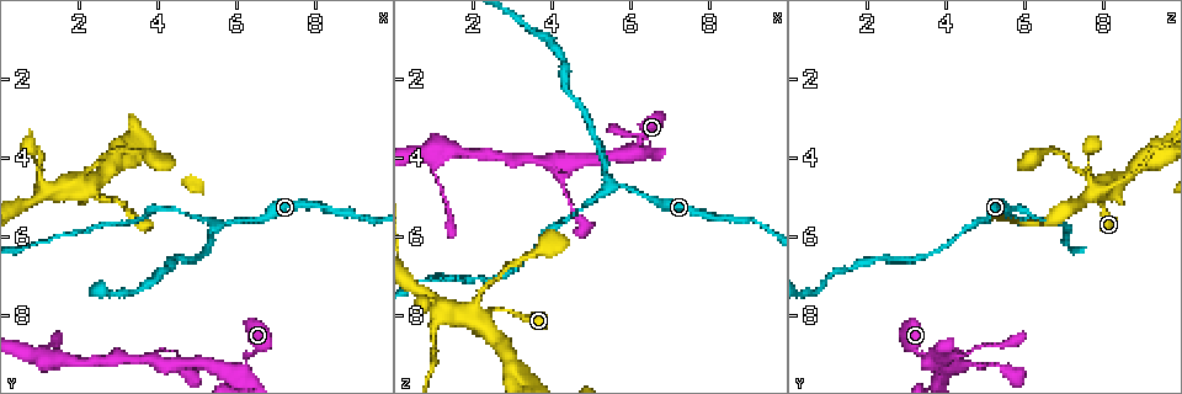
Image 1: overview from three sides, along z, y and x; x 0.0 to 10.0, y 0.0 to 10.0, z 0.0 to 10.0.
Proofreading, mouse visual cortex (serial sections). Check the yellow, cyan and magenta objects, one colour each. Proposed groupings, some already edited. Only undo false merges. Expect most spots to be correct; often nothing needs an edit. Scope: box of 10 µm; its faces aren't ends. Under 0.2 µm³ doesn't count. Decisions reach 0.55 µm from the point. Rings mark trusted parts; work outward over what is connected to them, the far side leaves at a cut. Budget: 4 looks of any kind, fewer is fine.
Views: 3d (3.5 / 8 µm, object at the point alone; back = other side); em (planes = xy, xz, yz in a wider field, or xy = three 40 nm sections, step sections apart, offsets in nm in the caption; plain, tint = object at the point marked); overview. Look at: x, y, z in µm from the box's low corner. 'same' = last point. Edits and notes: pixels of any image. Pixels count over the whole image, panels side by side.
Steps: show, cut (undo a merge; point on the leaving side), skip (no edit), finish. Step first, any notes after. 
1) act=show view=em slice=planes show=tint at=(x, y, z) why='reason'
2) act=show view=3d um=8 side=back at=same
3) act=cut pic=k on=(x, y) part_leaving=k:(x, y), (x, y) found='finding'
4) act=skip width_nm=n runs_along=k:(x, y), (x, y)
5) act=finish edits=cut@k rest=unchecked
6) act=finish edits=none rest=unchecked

act=show view=3d um=3.5 side=back at=(6.15, 9.40, 3.85) why='sharp bend'

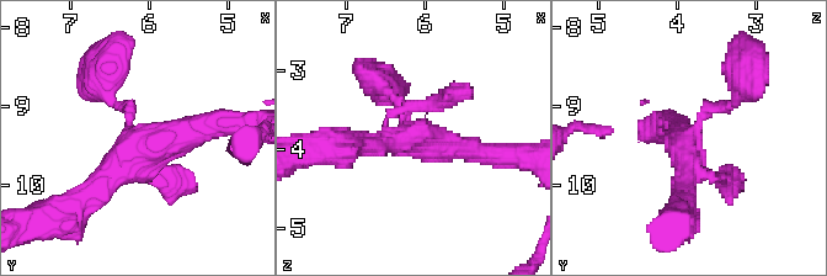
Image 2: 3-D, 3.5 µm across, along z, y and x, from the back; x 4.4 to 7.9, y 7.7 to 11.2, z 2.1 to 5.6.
act=show view=em slice=xy step=2 show=tint at=(6.20, 9.35, 3.90)

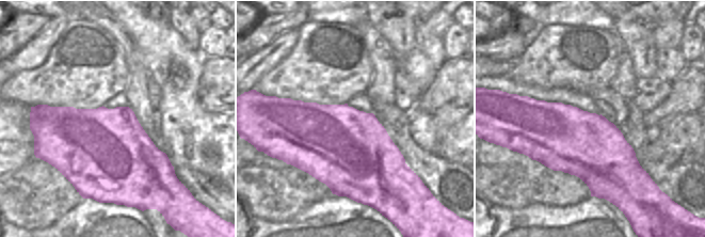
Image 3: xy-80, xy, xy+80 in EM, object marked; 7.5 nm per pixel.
act=skip runs_along=2:(382, 88), (415, 142), (487, 154) found='continuous, no second cell'

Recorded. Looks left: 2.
act=show view=3d um=3.5 at=(5.60, 5.65, 4.70) why='a fork'

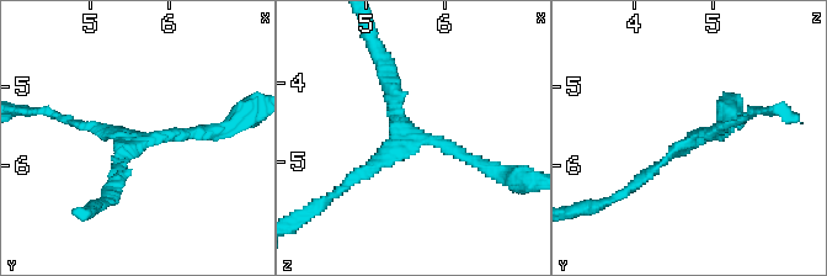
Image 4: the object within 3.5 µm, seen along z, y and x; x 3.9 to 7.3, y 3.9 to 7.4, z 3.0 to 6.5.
act=show view=em slice=xy step=3 show=tint at=(5.60, 5.65, 4.70)

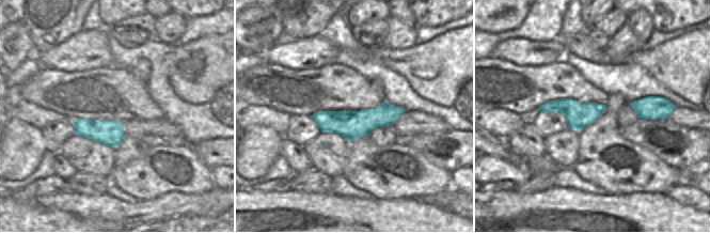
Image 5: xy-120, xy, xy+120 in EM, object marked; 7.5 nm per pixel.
act=skip found='continuous, no second cell'

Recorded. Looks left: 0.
act=finish edits=none rest=unchecked

